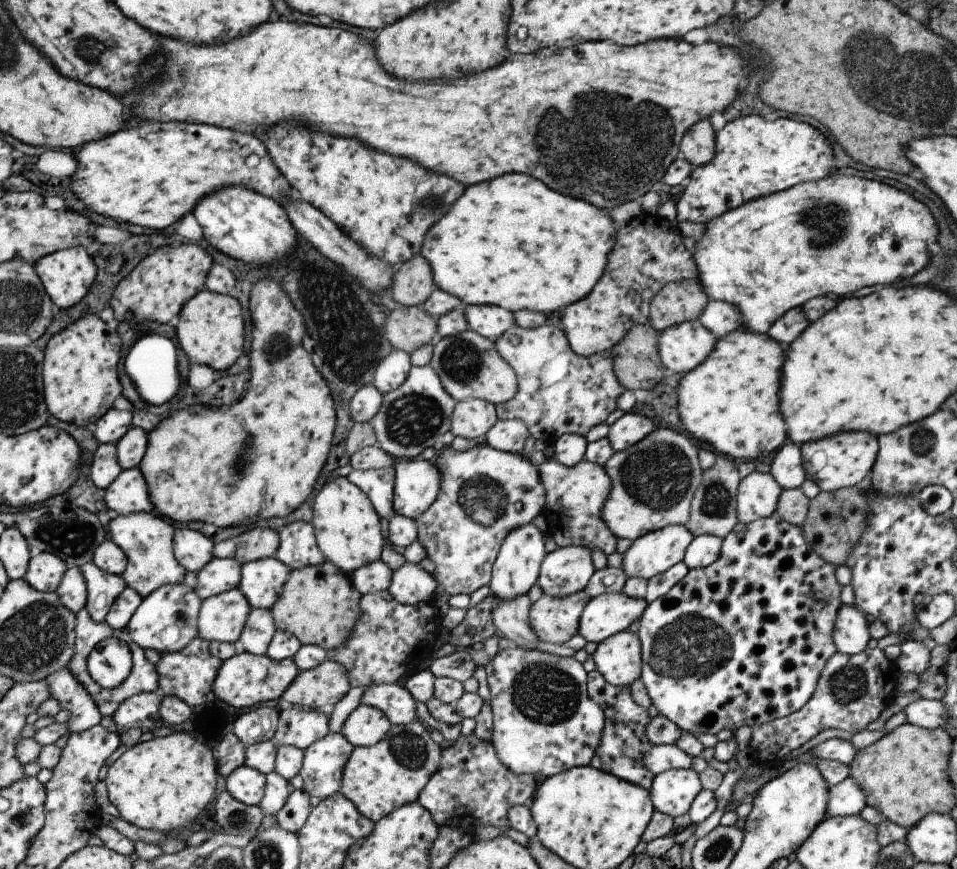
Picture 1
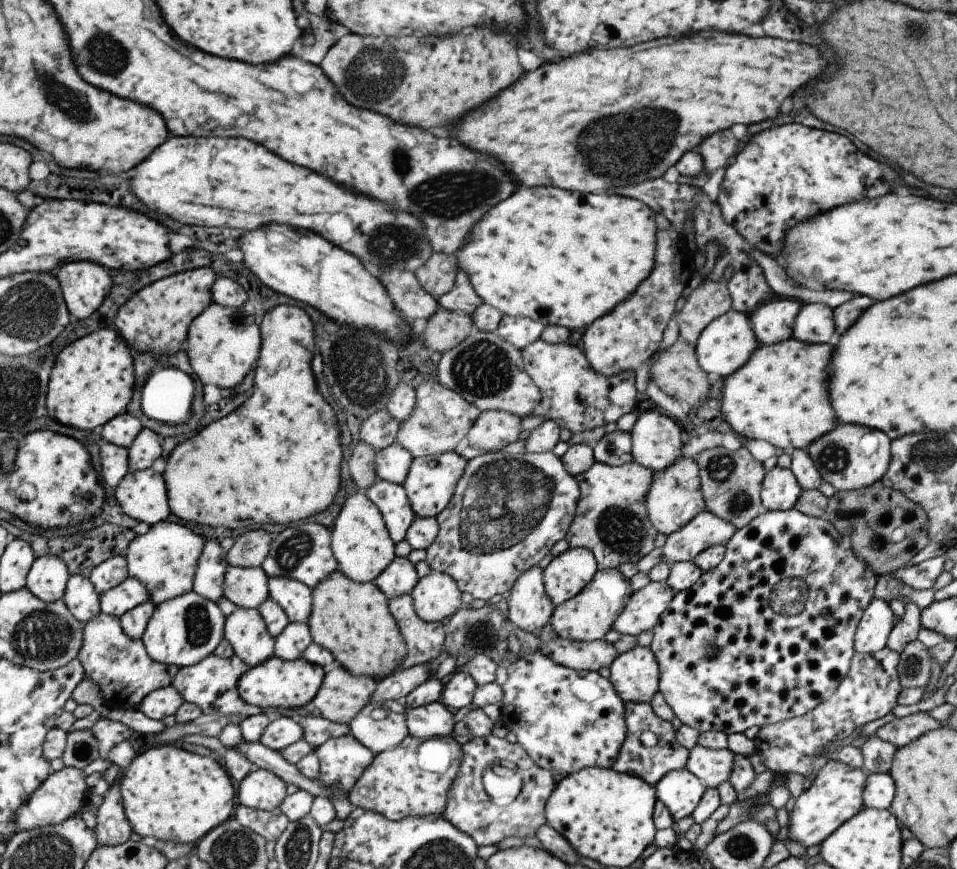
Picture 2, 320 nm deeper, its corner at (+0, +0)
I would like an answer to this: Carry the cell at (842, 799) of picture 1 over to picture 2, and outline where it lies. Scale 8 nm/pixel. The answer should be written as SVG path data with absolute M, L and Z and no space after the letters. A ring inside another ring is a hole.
M867 772L863 792L861 792L863 807L888 810L894 795L895 786L888 773Z

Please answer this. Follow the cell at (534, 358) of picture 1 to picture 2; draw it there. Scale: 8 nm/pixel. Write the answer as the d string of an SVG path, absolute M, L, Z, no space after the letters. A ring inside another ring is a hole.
M535 340L520 351L523 370L539 388L539 406L526 417L544 416L553 420L559 429L568 430L571 435L589 432L616 422L623 414L630 412L639 394L634 388L635 372L625 370L605 377L594 372L581 349L569 343L548 344Z

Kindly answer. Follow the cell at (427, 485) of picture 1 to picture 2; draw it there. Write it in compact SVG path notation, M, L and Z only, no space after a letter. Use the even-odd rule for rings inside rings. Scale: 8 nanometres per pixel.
M454 451L432 456L413 457L401 486L416 517L435 517L445 508L451 499L457 480L463 474L465 462L467 460Z

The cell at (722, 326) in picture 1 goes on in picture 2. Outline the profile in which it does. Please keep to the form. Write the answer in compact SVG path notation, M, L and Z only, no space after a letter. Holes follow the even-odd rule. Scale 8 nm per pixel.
M773 300L759 304L747 314L758 345L769 345L791 338L791 324L801 304L795 300Z

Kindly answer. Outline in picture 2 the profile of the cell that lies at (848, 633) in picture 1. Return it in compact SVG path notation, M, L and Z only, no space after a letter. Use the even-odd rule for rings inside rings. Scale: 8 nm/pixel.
M872 599L857 622L853 638L854 653L869 655L882 650L893 627L893 616L887 602Z

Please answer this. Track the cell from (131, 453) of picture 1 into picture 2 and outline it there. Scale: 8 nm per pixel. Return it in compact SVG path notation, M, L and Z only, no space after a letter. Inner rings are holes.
M143 428L126 450L128 458L128 472L150 468L153 460L161 455L160 438L155 432Z

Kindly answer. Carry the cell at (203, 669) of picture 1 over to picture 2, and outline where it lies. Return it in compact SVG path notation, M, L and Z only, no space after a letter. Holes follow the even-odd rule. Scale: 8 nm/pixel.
M209 654L209 656L193 665L178 668L179 670L172 678L171 686L183 701L195 704L202 714L237 714L243 708L243 702L241 702L241 698L237 696L237 690L235 690L237 688L237 678L247 668L248 665L241 662L237 656L219 658Z

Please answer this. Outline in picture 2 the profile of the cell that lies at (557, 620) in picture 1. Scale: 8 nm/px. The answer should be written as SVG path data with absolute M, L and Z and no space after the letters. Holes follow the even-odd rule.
M615 568L597 570L592 580L589 580L576 596L553 608L549 624L559 639L584 642L603 639L603 636L611 631L611 624L617 618L617 614L621 614L621 610L625 608L631 592L629 582L621 576L619 570Z

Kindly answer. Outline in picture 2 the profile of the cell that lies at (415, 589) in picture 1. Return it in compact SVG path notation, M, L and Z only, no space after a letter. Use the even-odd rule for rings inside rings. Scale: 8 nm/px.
M430 571L417 580L409 598L417 618L433 623L449 618L461 609L461 594L447 574Z

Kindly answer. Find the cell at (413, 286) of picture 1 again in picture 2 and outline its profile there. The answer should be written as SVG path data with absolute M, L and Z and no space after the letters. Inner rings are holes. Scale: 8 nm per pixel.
M432 253L419 268L415 268L414 276L421 289L437 299L453 288L456 254Z

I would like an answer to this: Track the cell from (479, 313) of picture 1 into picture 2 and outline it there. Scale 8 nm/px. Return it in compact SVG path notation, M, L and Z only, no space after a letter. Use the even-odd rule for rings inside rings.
M502 315L494 333L514 348L521 348L539 339L543 324L521 316Z

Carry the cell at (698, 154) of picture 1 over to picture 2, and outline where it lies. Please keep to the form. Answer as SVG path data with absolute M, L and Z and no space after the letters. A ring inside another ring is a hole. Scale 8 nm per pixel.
M729 130L717 132L701 142L698 155L701 158L702 172L713 174L717 168L723 168L736 154L742 143L733 138Z

